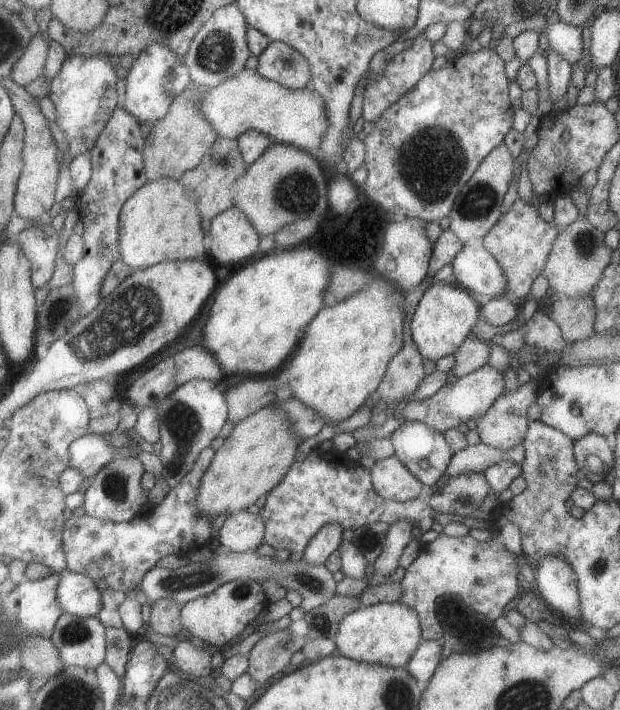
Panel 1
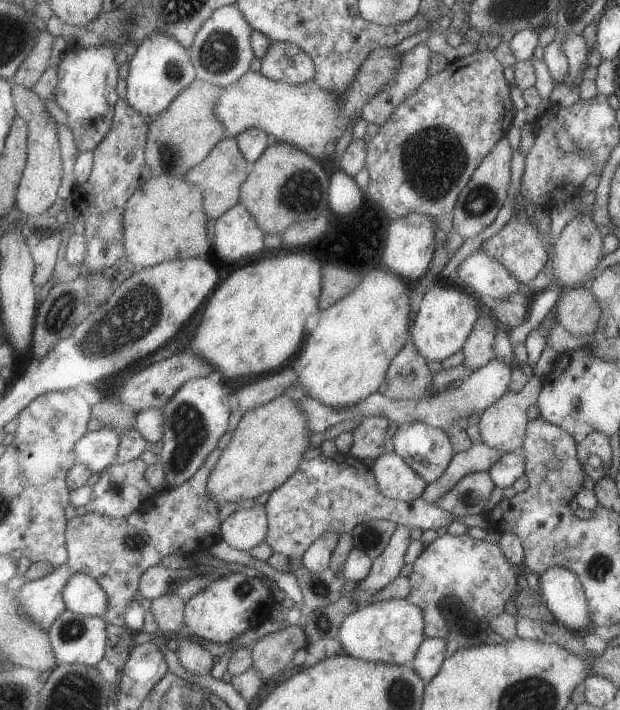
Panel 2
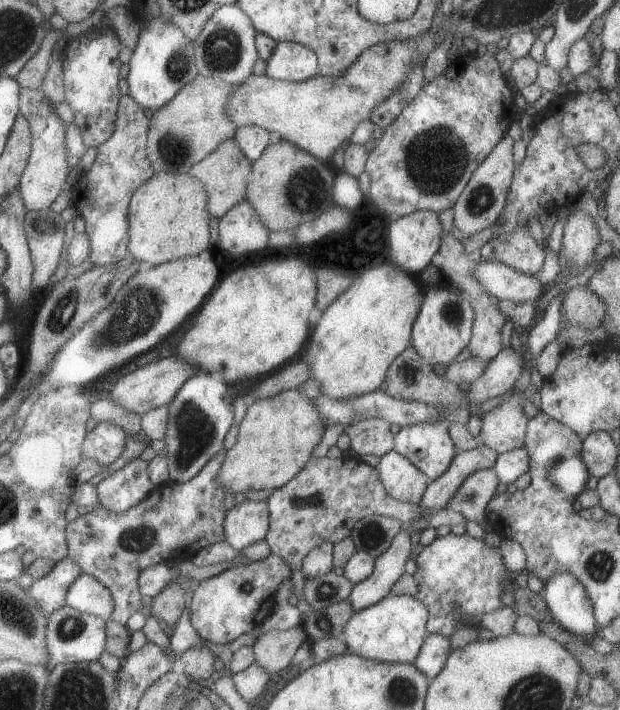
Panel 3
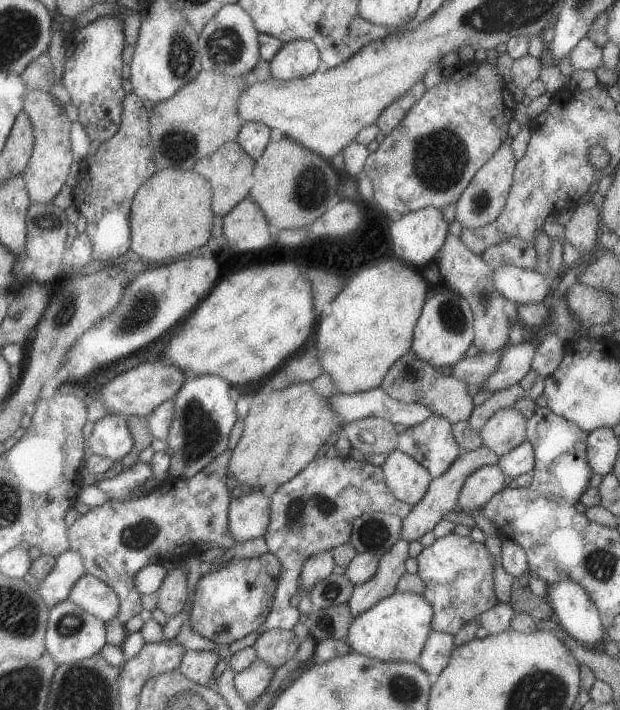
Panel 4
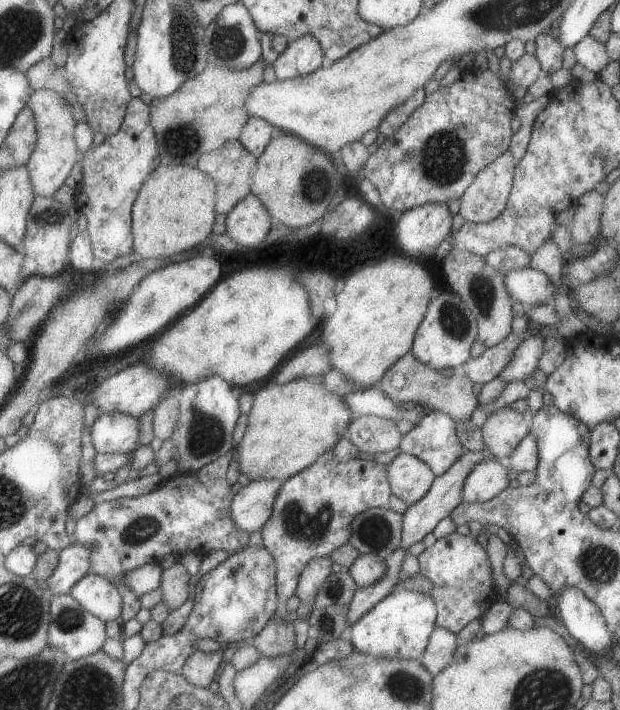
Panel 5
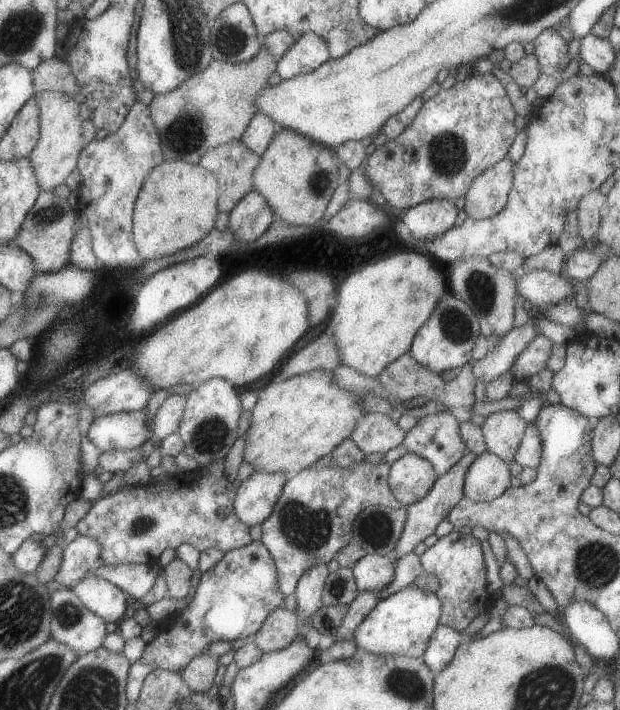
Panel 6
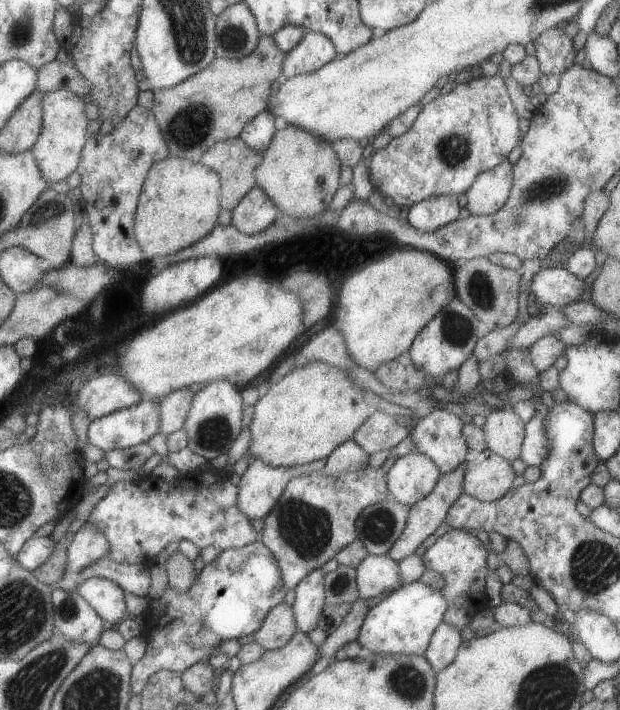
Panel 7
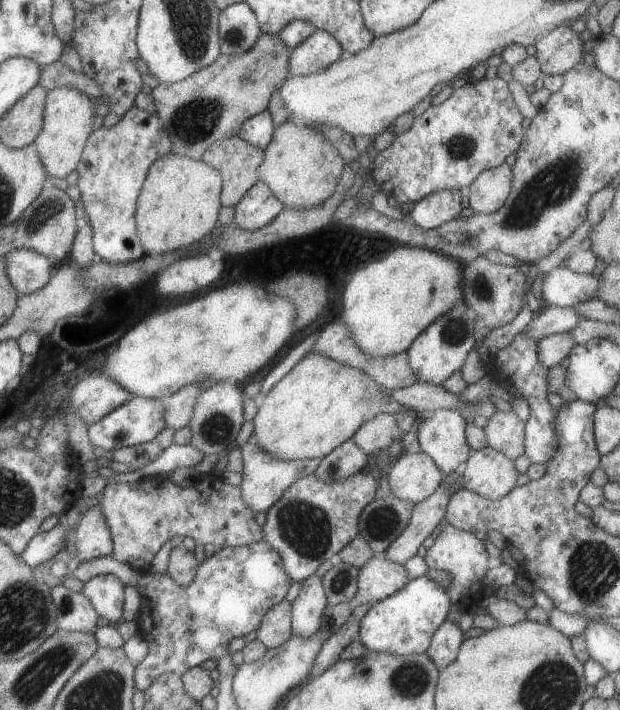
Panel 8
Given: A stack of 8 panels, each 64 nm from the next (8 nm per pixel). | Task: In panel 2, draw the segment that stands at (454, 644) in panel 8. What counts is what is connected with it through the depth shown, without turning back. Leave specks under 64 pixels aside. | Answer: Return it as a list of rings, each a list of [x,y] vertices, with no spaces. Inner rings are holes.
[[[424,638],[415,652],[413,664],[411,667],[415,670],[415,674],[423,680],[423,685],[427,683],[439,672],[441,663],[445,658],[445,638]]]

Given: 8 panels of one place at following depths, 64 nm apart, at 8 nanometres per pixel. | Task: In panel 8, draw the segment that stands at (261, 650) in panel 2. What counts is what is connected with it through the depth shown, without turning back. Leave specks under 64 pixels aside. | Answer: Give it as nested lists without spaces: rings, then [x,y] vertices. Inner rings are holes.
[[[286,599],[267,609],[256,628],[256,639],[267,649],[283,644],[291,636],[292,603]]]

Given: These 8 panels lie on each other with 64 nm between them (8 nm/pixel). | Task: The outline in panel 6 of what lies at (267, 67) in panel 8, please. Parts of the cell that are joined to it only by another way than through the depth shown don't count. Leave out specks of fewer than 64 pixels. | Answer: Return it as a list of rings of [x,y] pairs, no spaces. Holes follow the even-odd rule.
[[[259,38],[261,48],[257,54],[247,60],[247,62],[223,62],[211,59],[209,64],[197,74],[184,80],[177,88],[163,94],[155,94],[148,107],[150,108],[151,120],[157,128],[161,150],[163,150],[164,160],[181,160],[189,164],[197,164],[199,159],[207,150],[217,148],[221,144],[240,140],[247,123],[255,116],[255,97],[267,86],[267,80],[275,72],[277,58],[273,58],[265,46],[263,40]]]

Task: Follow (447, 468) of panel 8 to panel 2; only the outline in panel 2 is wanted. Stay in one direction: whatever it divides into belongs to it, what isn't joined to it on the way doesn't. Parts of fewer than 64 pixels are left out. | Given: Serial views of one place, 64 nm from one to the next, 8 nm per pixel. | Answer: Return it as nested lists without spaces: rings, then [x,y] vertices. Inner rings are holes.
[[[425,423],[397,425],[391,435],[393,451],[426,483],[437,480],[454,455],[444,429]]]

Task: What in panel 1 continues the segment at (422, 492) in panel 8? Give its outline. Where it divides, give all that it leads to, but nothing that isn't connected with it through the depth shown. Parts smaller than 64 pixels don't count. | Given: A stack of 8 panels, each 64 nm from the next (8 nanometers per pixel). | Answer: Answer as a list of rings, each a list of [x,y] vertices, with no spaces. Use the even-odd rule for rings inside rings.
[[[394,454],[374,462],[370,470],[373,490],[395,502],[412,502],[423,486]]]

